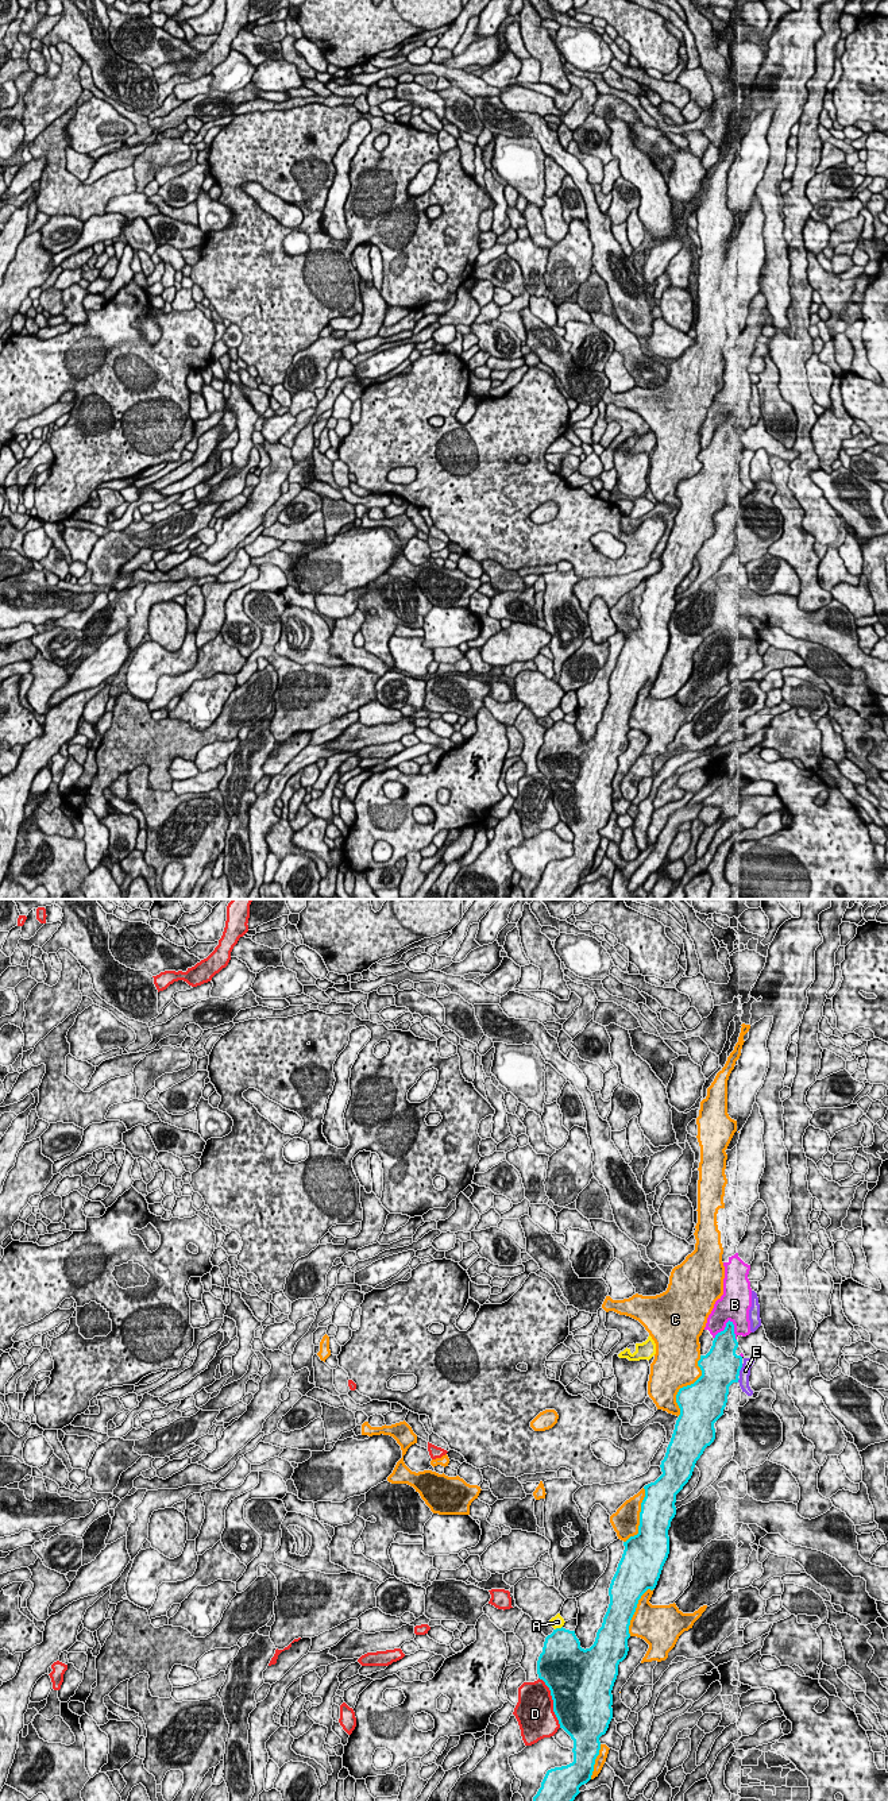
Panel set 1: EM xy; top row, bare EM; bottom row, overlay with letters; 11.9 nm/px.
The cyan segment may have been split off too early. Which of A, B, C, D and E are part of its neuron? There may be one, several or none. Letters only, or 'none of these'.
none of these

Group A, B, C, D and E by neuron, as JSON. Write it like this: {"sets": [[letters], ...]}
{"sets": [["A"], ["B"], ["C"], ["D"], ["E"]]}

